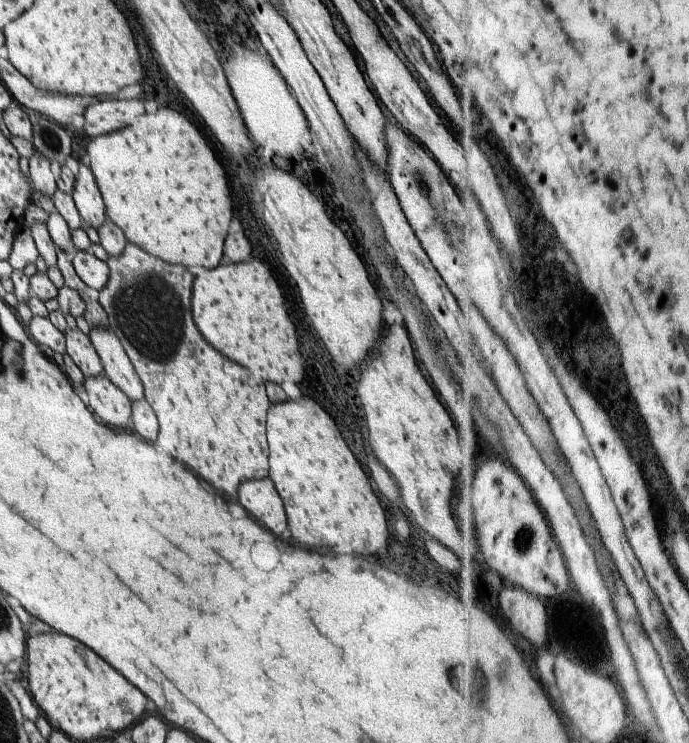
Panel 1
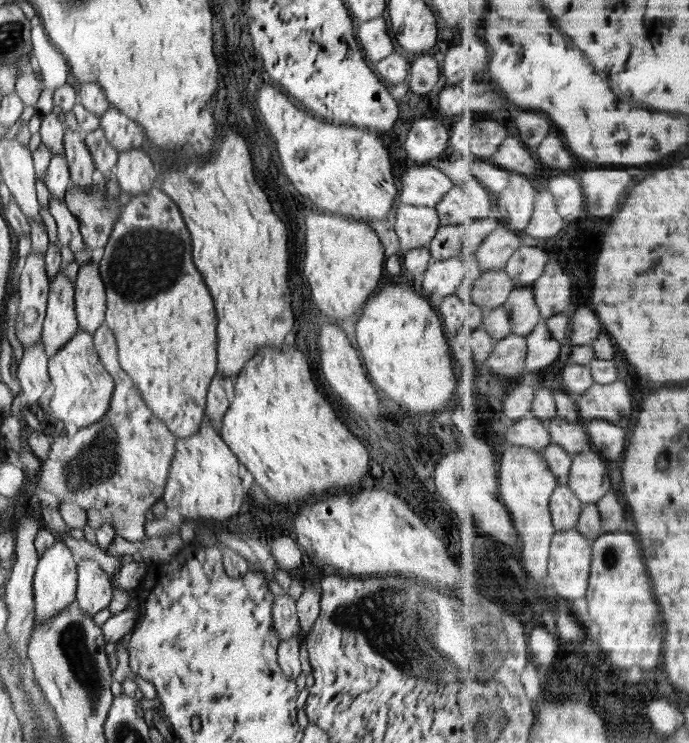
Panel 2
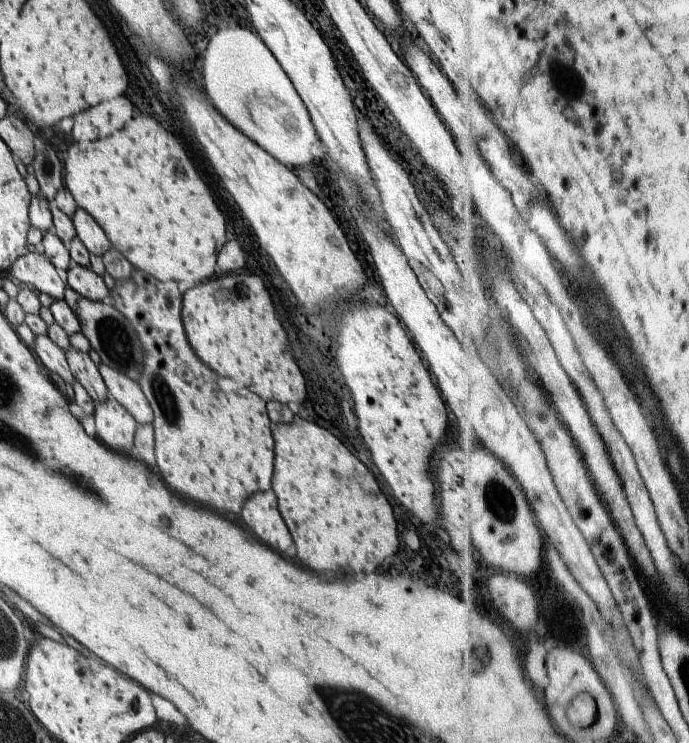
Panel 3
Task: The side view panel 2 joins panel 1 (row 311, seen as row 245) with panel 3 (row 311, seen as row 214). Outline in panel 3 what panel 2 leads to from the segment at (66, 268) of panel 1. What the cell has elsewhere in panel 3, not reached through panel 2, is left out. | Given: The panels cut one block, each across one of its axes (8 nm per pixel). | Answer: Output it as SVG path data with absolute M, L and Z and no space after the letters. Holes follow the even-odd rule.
M70 287L65 288L64 300L74 311L81 324L81 332L90 341L91 348L98 352L102 363L114 367L138 382L141 375L144 353L140 339L128 319L114 306L103 301L93 301L83 297Z

